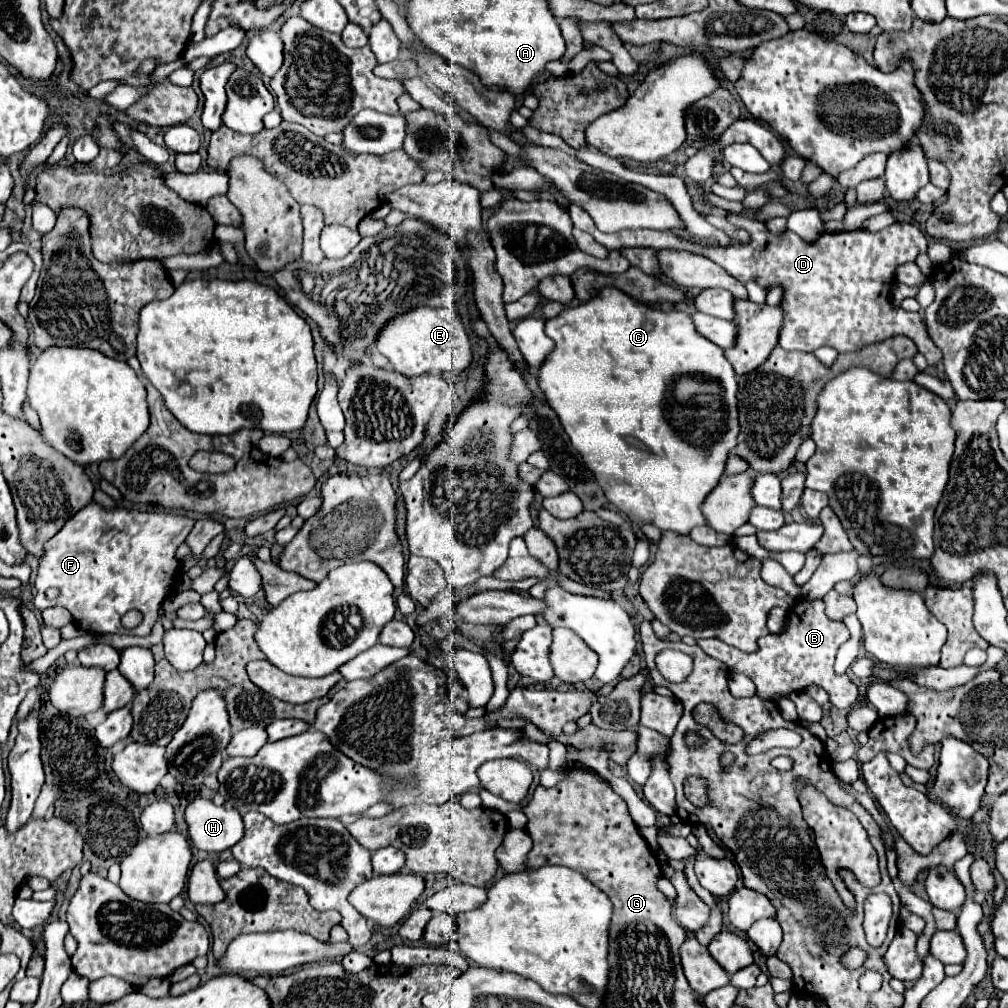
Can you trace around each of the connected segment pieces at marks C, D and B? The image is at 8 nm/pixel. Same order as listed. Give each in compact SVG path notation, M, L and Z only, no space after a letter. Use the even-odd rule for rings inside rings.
M602 290L602 294L598 298L592 298L590 302L582 302L580 306L576 308L570 308L570 310L564 310L562 314L558 314L556 318L550 318L546 320L546 334L556 342L556 348L552 350L552 354L546 358L546 364L540 366L540 374L538 374L538 384L542 388L542 392L546 394L548 398L548 404L554 408L554 412L558 414L566 434L570 436L570 442L572 446L582 454L586 466L594 472L598 484L602 486L606 498L622 512L626 514L632 522L636 524L646 524L646 522L652 522L654 526L658 526L660 530L674 530L674 532L680 532L680 534L688 534L694 526L700 526L700 524L706 524L704 522L704 516L700 512L700 504L704 502L704 498L710 494L710 490L718 484L718 480L722 478L722 470L724 470L724 464L726 464L726 456L730 452L730 448L734 448L734 442L736 442L736 436L738 436L738 408L736 408L736 374L730 366L730 362L724 358L722 354L722 348L714 346L710 340L698 336L698 332L694 330L694 324L690 322L690 316L686 312L678 312L678 310L670 310L670 312L662 312L662 310L652 310L648 308L646 304L640 304L636 302L634 298L626 296L626 294L618 294L616 290ZM680 376L702 376L704 380L708 382L716 382L722 390L722 402L724 402L724 408L726 408L726 416L722 416L720 422L716 422L714 430L706 430L702 432L702 436L690 436L688 432L680 432L676 430L666 418L664 418L664 410L662 410L662 400L664 400L664 394L668 392L670 384L680 378Z
M570 204L568 214L576 228L592 234L594 240L608 250L620 250L622 246L684 250L710 258L742 284L758 282L762 288L782 286L784 296L780 308L784 310L784 322L778 334L778 344L784 350L814 352L818 346L830 346L838 352L856 352L868 344L902 334L914 340L918 352L926 356L928 366L938 366L942 360L942 352L928 336L922 316L918 312L896 308L890 300L896 268L916 260L918 254L928 250L926 234L912 224L892 224L880 232L824 232L816 242L804 242L790 230L776 236L768 232L764 222L728 214L728 222L744 228L750 234L750 240L742 244L730 238L728 246L720 246L718 242L696 242L672 230L622 230L606 234L598 230L590 214L578 204Z
M796 600L790 612L788 628L780 634L768 634L758 638L756 652L742 652L716 638L698 640L698 646L706 654L716 656L720 662L724 662L729 671L740 671L746 674L756 684L756 694L764 700L774 700L778 694L800 692L816 684L830 694L830 702L836 708L850 708L858 698L858 688L852 684L848 676L834 674L834 660L836 660L838 646L844 644L848 638L850 638L850 632L844 626L844 622L826 617L822 600L814 600L814 602Z

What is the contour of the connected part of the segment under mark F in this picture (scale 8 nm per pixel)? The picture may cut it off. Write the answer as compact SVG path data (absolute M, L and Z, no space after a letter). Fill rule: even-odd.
M90 502L90 506L84 506L66 526L46 542L44 556L40 560L38 576L36 576L36 590L34 606L38 610L44 610L48 606L62 606L70 610L76 626L90 632L90 634L134 634L134 636L150 636L152 626L158 618L158 606L160 602L176 588L180 562L174 558L176 548L186 540L194 526L192 518L186 518L182 514L172 512L138 512L138 510L126 510L116 508L112 512L102 510L96 502ZM56 590L58 594L54 598L48 598L46 592ZM128 610L140 610L144 614L144 620L138 628L124 628L120 618Z

